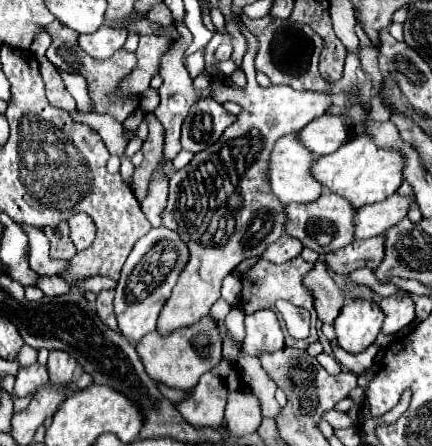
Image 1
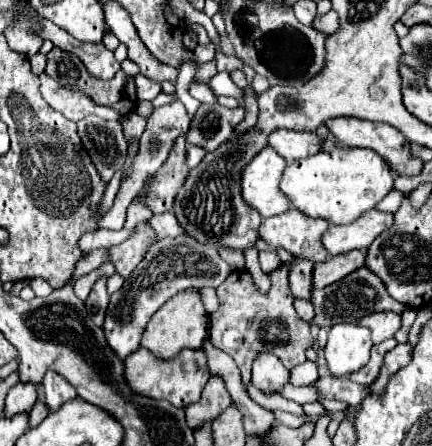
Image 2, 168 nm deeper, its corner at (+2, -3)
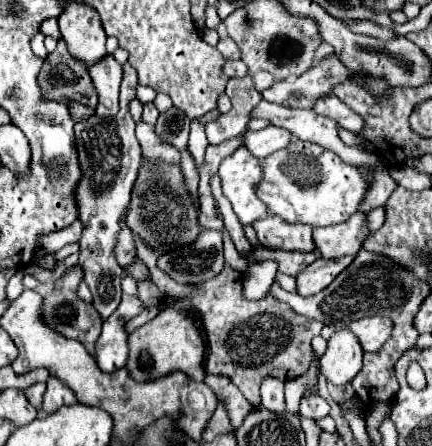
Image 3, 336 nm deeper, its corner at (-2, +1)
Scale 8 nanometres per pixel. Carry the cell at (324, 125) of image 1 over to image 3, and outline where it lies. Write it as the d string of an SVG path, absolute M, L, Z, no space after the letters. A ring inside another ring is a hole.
M267 126L265 130L259 130L259 132L247 130L243 134L243 146L257 158L265 158L275 150L287 148L289 140L291 140L291 134L277 126Z

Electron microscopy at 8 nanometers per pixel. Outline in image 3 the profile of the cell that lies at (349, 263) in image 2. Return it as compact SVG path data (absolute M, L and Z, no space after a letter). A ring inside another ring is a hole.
M341 256L337 260L317 258L313 264L309 264L309 268L297 274L297 294L313 296L321 292L323 288L327 288L327 284L333 282L333 278L337 278L341 270L345 270L353 262L353 258L355 256Z

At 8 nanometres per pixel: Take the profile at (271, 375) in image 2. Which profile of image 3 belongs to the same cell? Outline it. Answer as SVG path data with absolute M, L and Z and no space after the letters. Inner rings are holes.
M267 376L261 384L261 408L271 412L283 412L285 410L285 398L283 398L283 382Z

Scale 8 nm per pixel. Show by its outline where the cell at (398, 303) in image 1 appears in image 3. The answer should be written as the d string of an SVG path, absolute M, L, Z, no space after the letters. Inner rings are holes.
M369 316L351 322L347 328L359 338L359 344L365 352L377 352L391 334L391 320L383 316Z

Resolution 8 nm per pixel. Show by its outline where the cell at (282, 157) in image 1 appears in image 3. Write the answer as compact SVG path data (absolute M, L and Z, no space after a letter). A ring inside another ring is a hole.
M237 148L221 162L219 176L223 194L231 202L241 224L253 224L267 216L269 210L255 194L255 186L261 180L261 162L255 156L251 156L245 148Z

